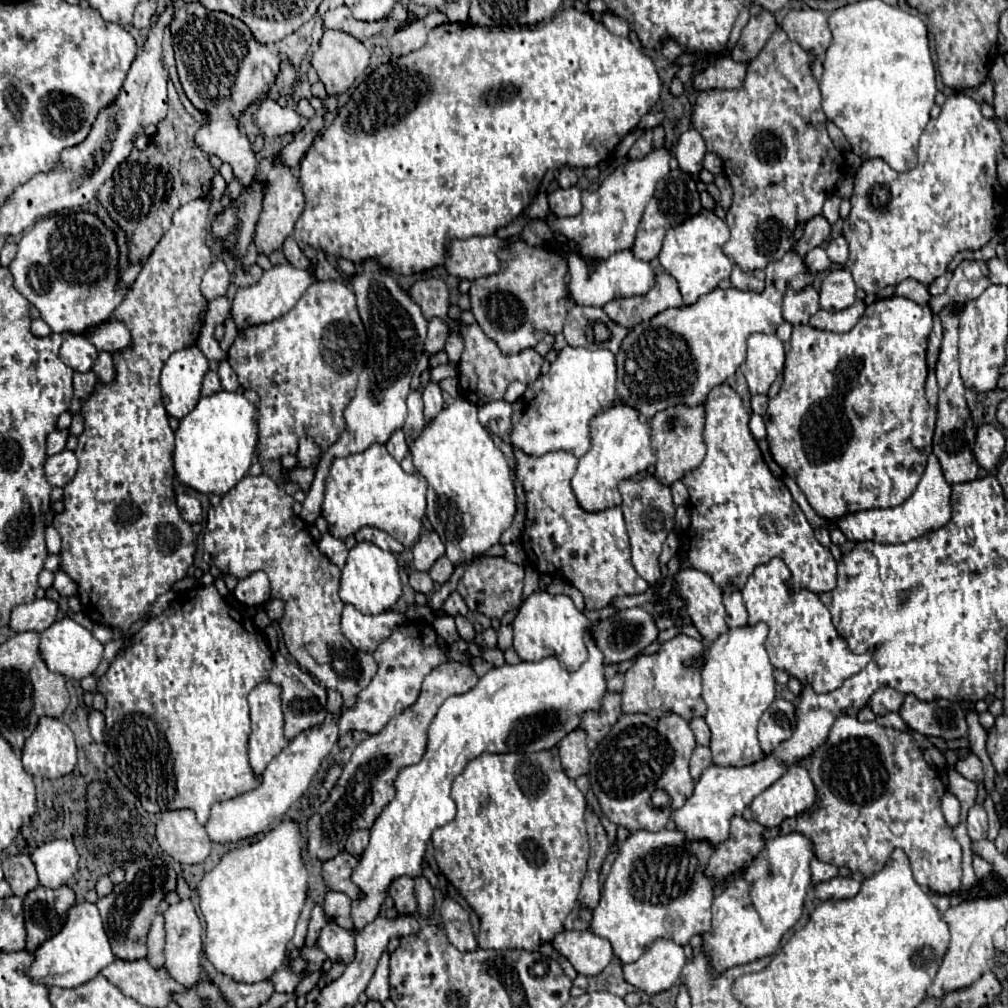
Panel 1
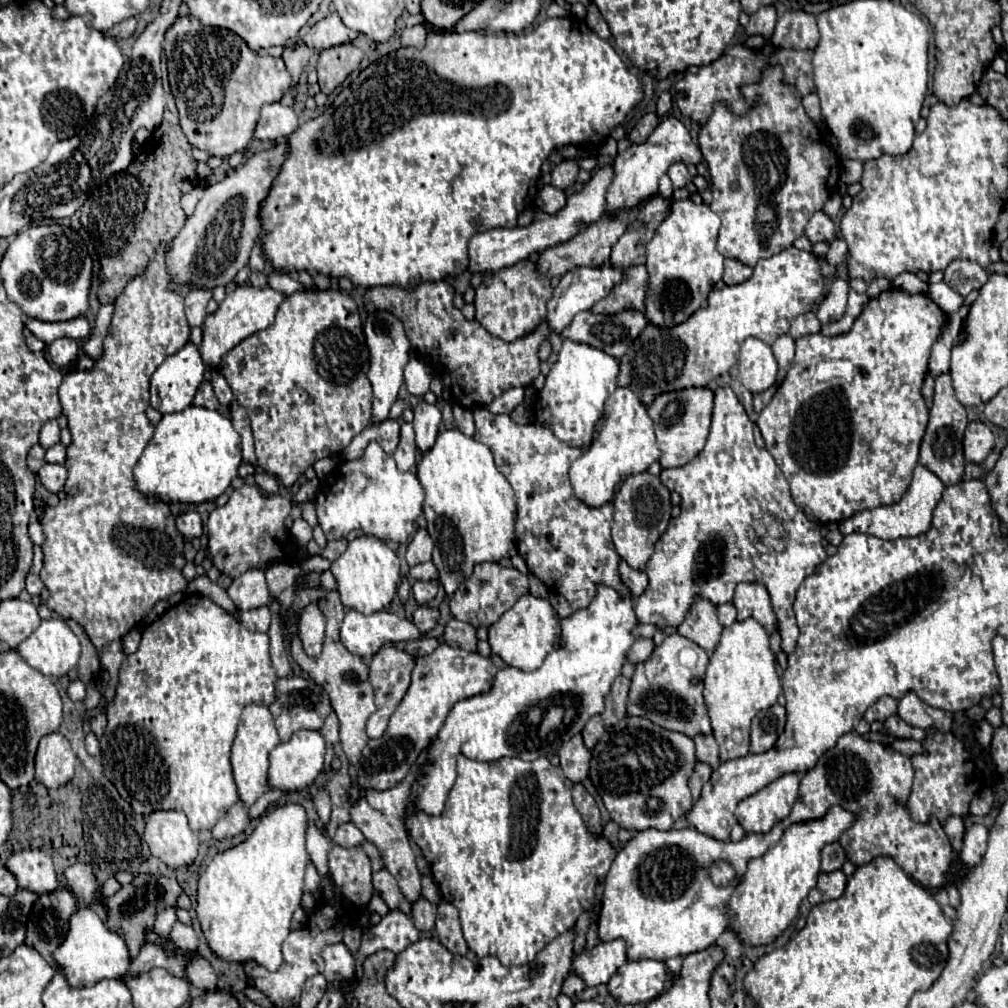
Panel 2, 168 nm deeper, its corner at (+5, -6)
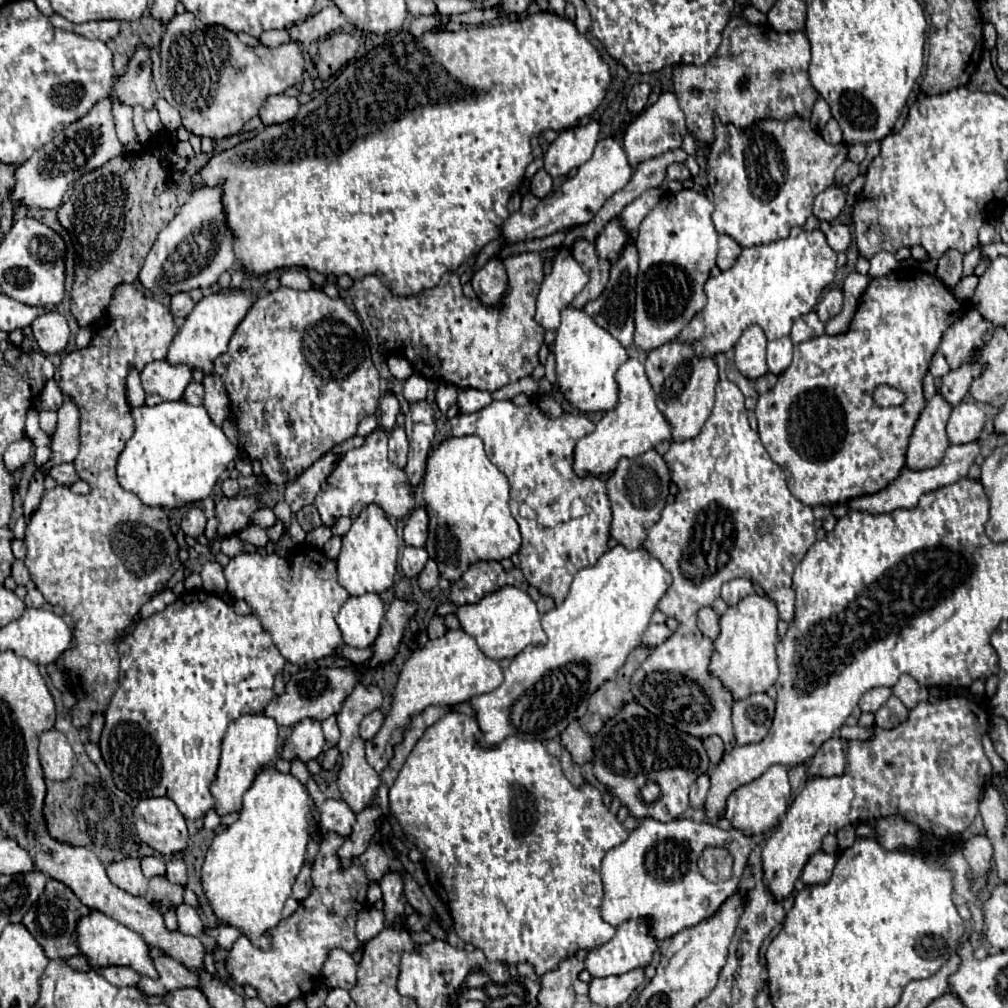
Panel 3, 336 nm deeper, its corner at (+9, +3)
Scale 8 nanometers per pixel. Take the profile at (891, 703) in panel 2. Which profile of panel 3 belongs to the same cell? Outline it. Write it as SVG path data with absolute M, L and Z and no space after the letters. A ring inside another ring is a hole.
M878 687L878 689L870 689L870 691L866 691L864 695L862 695L862 699L860 699L860 709L862 711L868 711L868 713L876 713L886 701L888 701L888 697L892 695L892 691L888 689L888 687Z

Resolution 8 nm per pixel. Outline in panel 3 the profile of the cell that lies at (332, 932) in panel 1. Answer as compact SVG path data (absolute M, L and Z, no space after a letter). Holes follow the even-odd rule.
M332 949L322 965L322 979L330 989L352 989L356 985L356 961L344 949Z

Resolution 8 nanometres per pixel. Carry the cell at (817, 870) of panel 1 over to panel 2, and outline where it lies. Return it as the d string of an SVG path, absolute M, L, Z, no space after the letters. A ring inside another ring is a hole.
M838 842L828 844L828 846L822 850L822 872L840 870L842 864L844 864L844 860L846 860L844 848L842 848Z

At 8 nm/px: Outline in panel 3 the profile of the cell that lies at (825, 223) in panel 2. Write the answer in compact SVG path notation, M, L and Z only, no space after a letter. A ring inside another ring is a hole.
M832 185L814 199L814 217L818 217L818 221L832 223L844 209L844 205L846 205L844 191L840 187Z

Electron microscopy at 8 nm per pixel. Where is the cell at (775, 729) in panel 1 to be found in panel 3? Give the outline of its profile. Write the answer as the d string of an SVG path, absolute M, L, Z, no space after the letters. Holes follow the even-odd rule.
M756 693L744 701L736 701L732 707L732 723L738 745L762 741L770 731L774 711L776 701L766 693Z

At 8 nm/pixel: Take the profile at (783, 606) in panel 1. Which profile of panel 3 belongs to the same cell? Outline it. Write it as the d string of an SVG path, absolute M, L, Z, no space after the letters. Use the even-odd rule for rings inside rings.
M730 579L722 585L722 599L728 605L736 605L740 599L756 593L754 585L748 579Z

